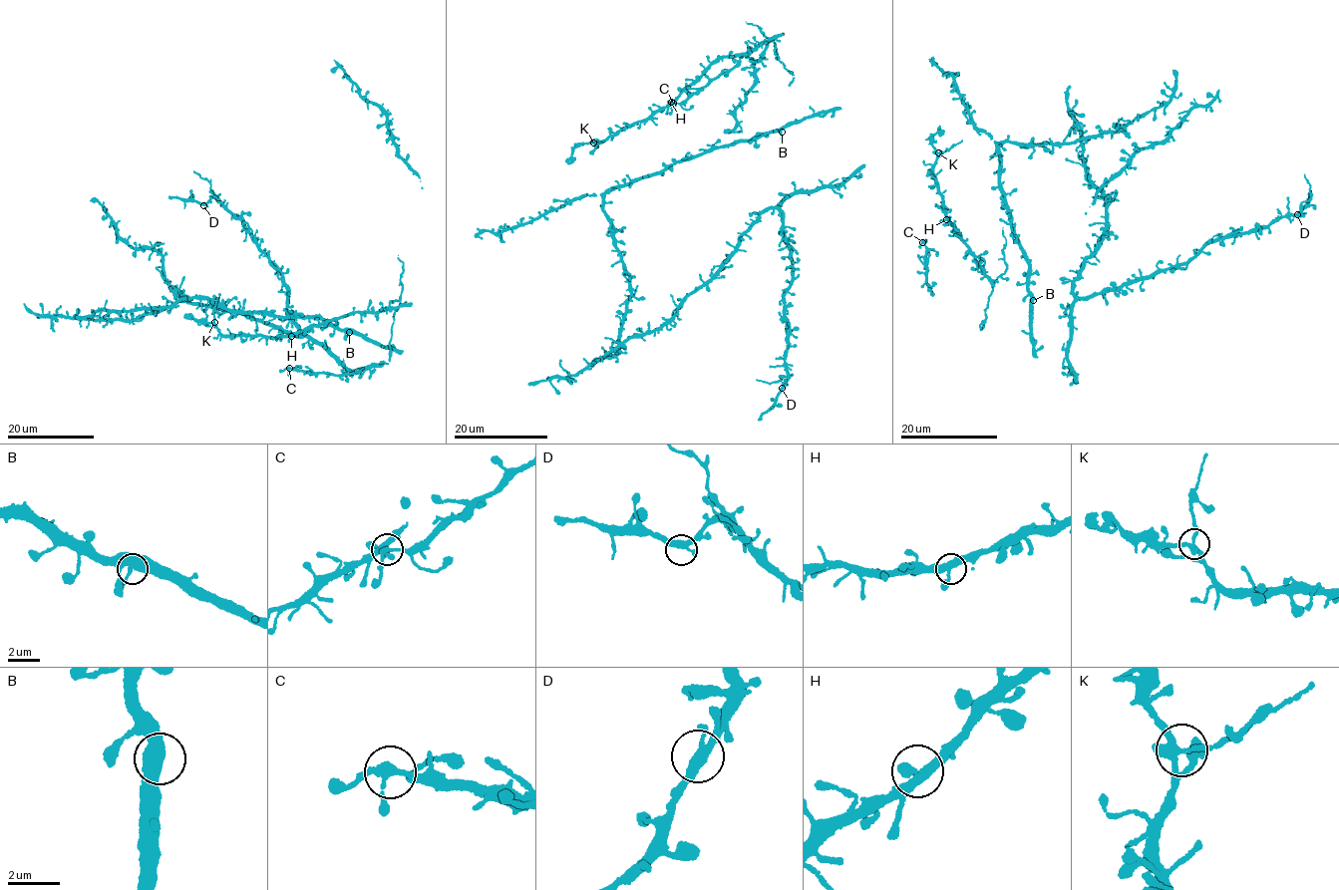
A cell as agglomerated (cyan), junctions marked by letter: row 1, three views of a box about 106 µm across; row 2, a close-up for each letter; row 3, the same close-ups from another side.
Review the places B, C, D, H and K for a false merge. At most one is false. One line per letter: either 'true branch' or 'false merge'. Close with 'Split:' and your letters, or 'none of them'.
B: true branch
C: true branch
D: true branch
H: true branch
K: false merge
Split: K

